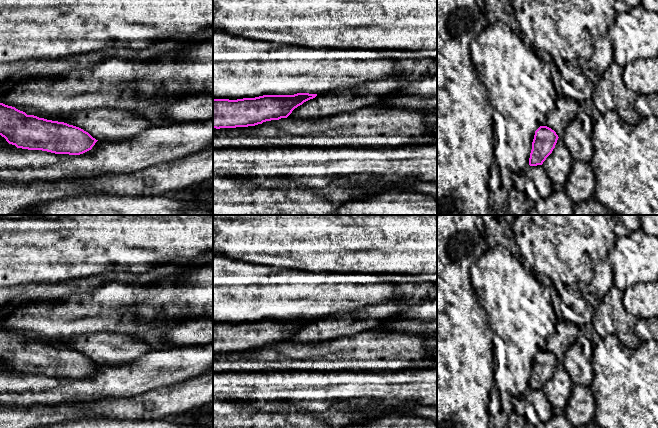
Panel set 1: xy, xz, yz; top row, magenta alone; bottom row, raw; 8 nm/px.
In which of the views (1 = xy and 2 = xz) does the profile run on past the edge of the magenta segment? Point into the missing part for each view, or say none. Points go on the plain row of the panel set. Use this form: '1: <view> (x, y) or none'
1: none
2: none

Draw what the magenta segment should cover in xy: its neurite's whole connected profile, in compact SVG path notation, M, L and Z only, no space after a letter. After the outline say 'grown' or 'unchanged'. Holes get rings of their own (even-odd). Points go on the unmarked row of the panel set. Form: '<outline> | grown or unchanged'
M0 327L0 359L17 372L69 379L83 378L98 365L79 351L27 339L3 327Z | unchanged

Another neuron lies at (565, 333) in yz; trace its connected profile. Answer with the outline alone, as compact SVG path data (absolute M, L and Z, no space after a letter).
M558 322L554 332L546 340L546 350L556 356L562 362L565 358L567 349L576 340L579 328L570 322Z

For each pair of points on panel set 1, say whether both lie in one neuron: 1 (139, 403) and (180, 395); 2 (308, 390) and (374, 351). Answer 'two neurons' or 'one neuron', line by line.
1: one neuron
2: two neurons

